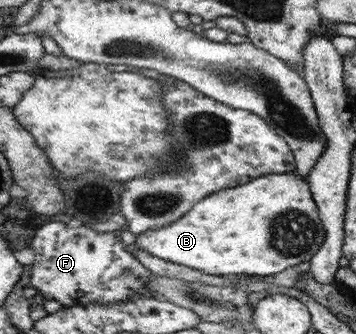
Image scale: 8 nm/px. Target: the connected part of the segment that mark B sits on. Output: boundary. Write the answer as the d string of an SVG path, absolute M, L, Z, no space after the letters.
M294 171L264 175L240 186L213 192L206 196L206 200L199 200L181 219L165 227L136 235L136 241L126 246L126 249L130 253L134 250L145 250L144 252L150 252L152 256L158 256L166 262L187 266L210 275L256 275L270 279L272 275L286 270L288 266L313 259L325 238L324 221L313 199L309 181Z

